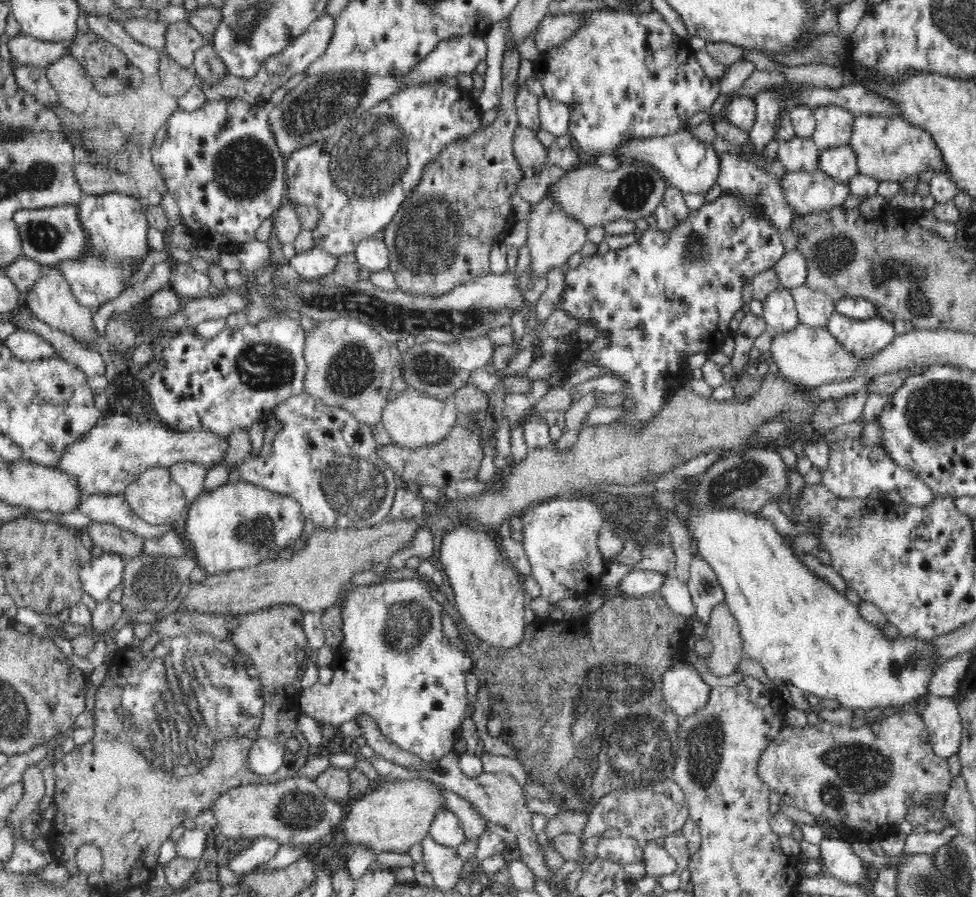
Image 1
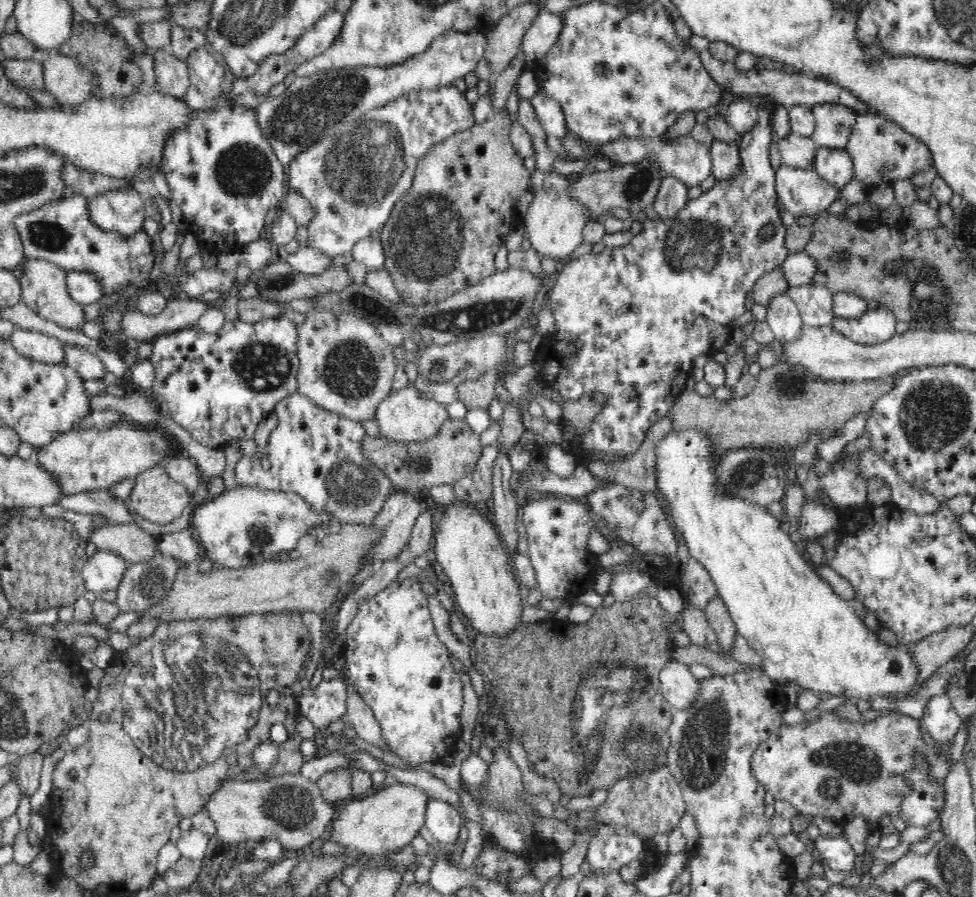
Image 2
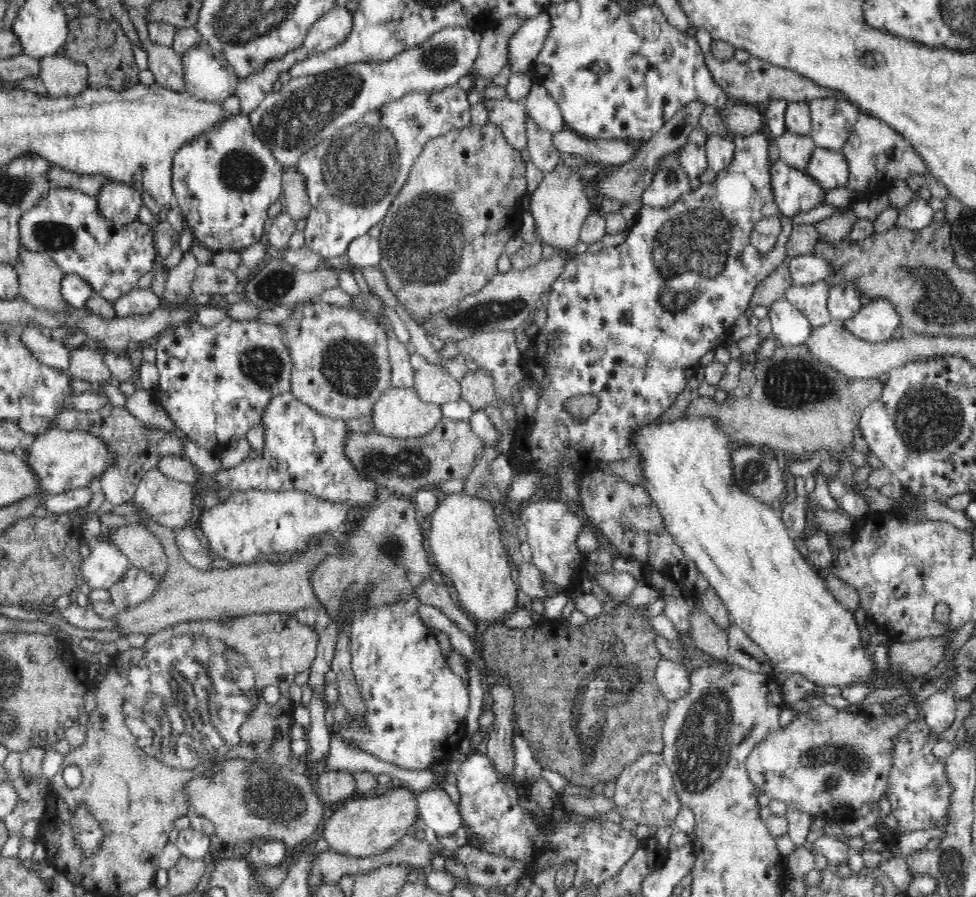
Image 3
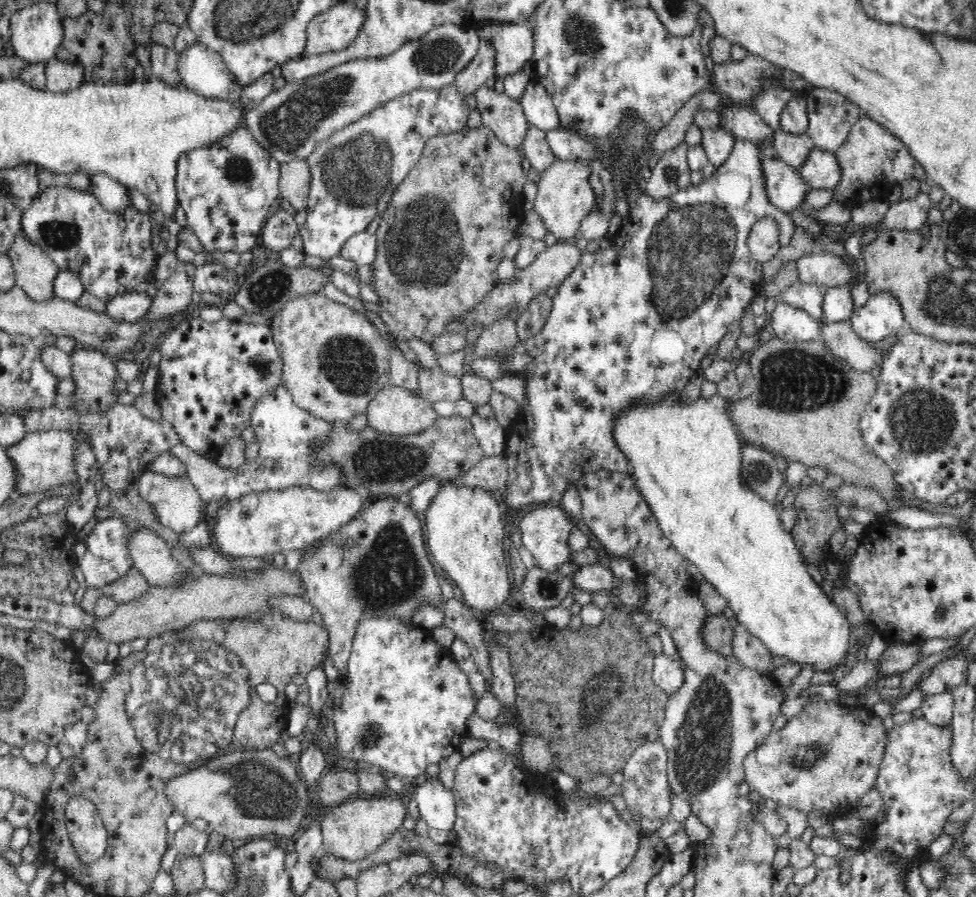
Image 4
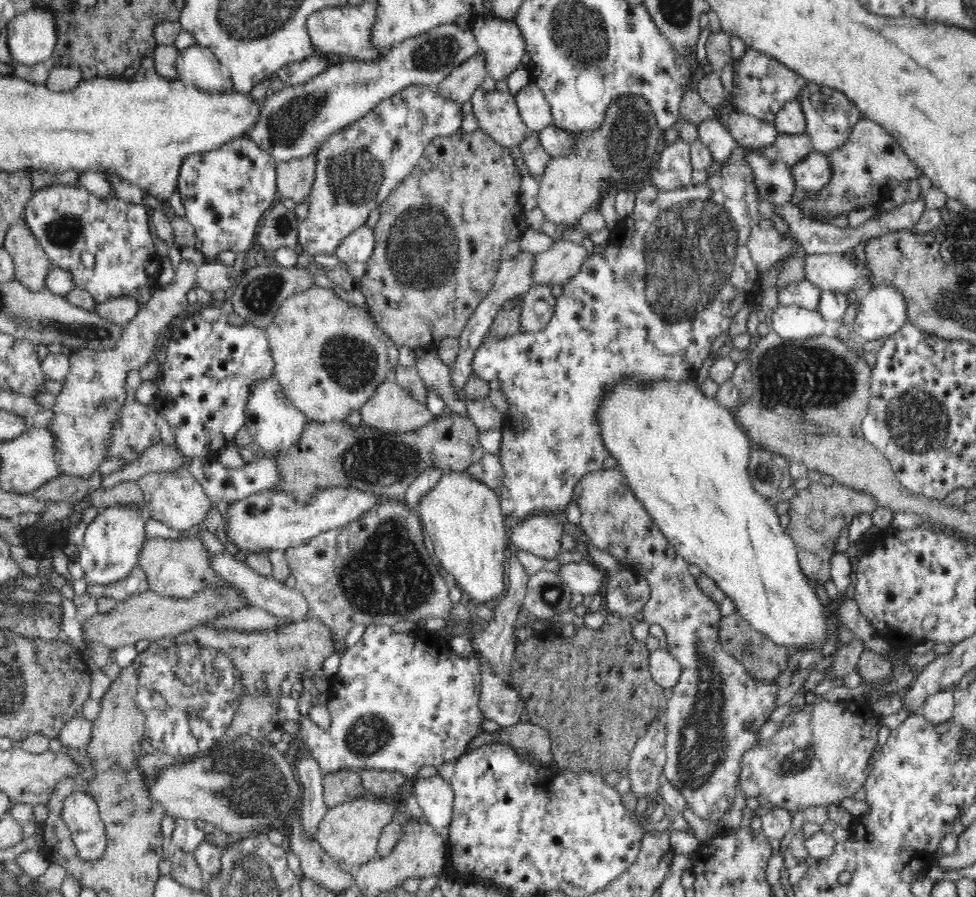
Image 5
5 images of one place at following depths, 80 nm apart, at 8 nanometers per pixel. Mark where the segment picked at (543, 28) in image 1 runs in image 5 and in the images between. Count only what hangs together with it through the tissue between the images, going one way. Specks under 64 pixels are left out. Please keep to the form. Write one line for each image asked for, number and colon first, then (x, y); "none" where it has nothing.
2: (545, 30)
3: (525, 44)
4: (513, 42)
5: (501, 42)

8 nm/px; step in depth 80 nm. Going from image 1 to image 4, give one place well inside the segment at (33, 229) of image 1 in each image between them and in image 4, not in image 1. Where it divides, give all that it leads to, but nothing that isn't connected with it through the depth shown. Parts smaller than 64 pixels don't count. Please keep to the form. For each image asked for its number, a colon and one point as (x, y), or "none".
2: (60, 232)
3: (65, 225)
4: (110, 254)

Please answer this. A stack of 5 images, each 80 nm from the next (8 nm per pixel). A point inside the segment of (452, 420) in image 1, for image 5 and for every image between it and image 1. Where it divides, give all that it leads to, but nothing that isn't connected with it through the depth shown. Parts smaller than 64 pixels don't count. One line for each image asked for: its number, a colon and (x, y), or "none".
2: (405, 415)
3: (400, 413)
4: (395, 411)
5: (391, 409)

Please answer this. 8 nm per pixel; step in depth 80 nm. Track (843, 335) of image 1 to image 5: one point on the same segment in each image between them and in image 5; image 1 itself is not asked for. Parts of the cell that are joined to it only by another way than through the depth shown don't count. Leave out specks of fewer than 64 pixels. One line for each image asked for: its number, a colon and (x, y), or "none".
2: (876, 326)
3: (876, 322)
4: (881, 317)
5: (882, 311)

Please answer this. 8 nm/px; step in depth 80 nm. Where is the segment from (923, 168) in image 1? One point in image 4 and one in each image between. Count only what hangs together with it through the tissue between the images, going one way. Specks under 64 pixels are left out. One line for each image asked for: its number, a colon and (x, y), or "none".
2: (881, 151)
3: (875, 152)
4: (871, 157)

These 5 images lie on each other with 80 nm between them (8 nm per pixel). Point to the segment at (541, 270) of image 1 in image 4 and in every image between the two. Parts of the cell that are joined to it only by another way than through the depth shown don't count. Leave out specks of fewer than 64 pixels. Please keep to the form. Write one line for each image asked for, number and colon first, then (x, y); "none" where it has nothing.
2: (554, 223)
3: (559, 207)
4: (564, 197)

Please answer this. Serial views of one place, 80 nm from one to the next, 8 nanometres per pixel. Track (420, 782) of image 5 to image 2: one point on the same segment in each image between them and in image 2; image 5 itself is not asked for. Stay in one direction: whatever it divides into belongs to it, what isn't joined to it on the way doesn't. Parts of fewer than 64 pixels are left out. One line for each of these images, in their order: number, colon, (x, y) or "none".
2: (443, 821)
3: (439, 814)
4: (437, 806)

